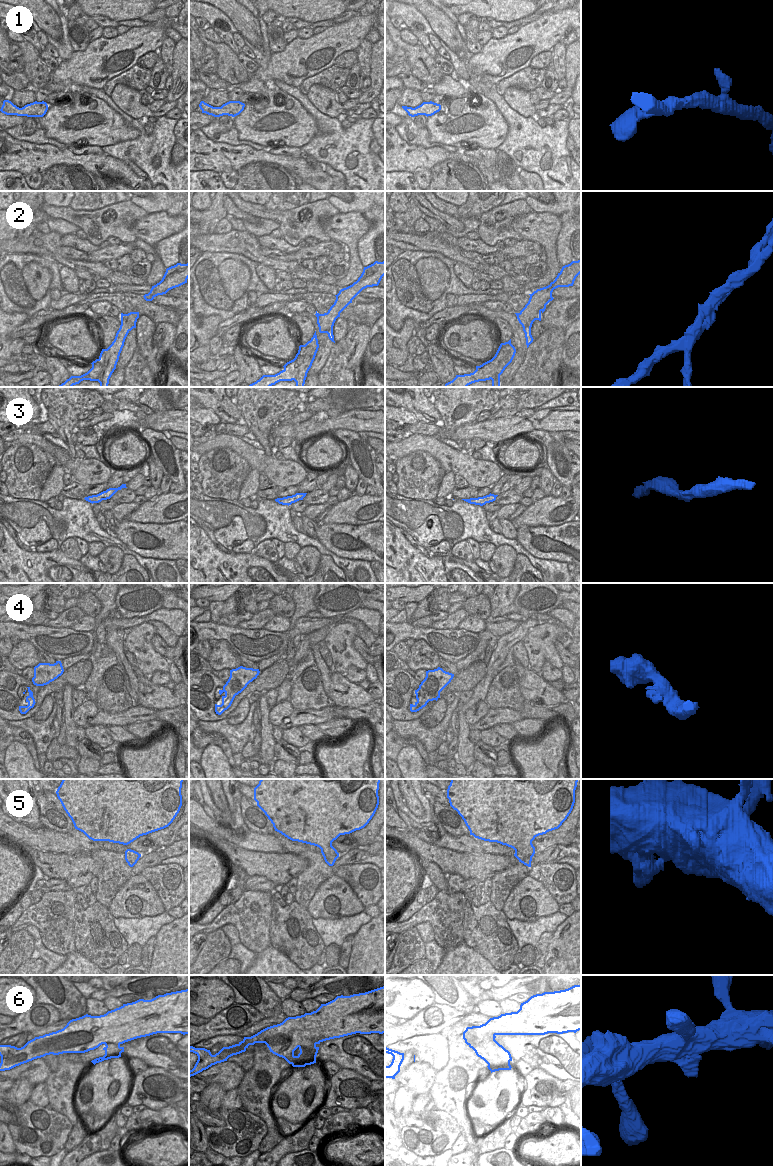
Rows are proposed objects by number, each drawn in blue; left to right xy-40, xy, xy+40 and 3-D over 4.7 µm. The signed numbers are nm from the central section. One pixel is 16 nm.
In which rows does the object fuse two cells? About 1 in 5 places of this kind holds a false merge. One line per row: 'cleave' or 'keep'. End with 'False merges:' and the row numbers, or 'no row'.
1: keep
2: cleave
3: keep
4: keep
5: keep
6: keep
False merges: 2

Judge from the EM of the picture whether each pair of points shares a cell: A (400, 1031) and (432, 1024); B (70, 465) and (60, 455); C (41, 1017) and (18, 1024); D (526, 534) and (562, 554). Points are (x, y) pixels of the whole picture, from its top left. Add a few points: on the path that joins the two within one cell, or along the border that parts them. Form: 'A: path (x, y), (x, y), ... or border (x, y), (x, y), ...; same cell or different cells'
A: path (408, 1029), (424, 1024); same cell
B: path (68, 463), (62, 457); same cell
C: path (35, 1018), (24, 1023); same cell
D: path (531, 544), (541, 552), (552, 552); same cell

